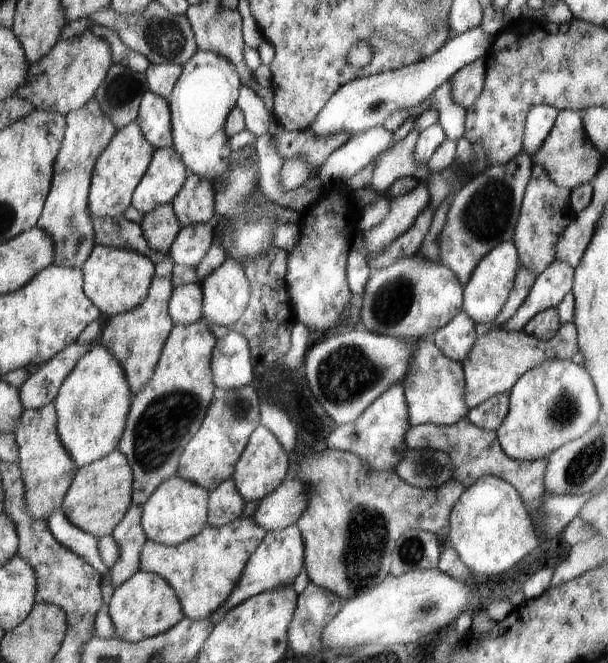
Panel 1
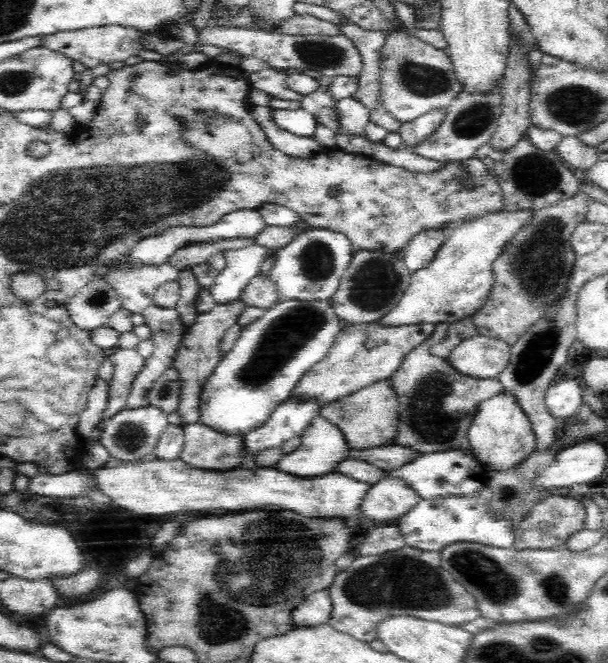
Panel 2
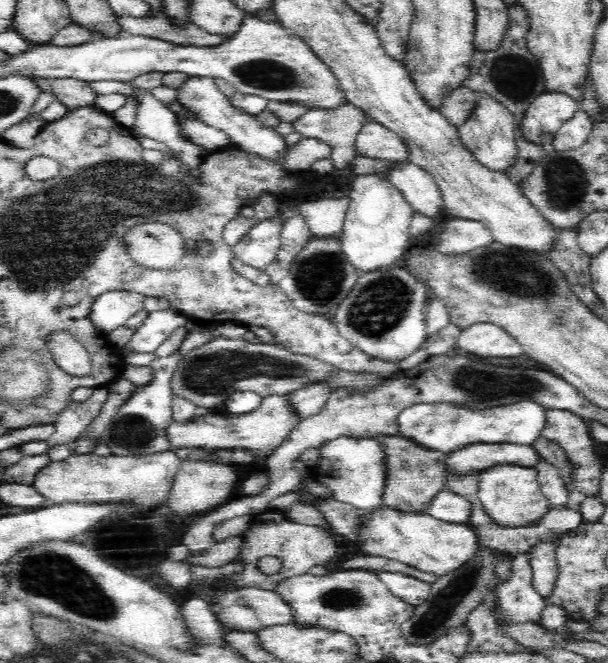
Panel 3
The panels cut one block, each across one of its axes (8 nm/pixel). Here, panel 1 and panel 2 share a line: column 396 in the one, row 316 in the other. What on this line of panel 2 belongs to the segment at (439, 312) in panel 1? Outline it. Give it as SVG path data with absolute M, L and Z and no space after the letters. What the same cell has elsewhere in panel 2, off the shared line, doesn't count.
M286 299L267 309L257 322L243 327L240 338L223 354L202 390L199 422L227 435L245 435L260 428L276 408L291 398L298 381L320 362L333 347L343 323L330 303Z

